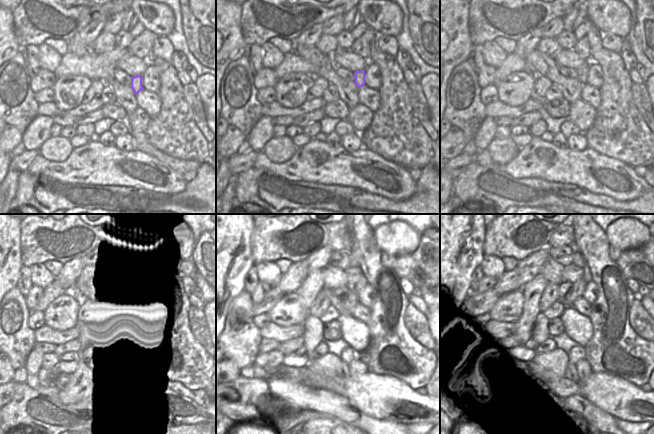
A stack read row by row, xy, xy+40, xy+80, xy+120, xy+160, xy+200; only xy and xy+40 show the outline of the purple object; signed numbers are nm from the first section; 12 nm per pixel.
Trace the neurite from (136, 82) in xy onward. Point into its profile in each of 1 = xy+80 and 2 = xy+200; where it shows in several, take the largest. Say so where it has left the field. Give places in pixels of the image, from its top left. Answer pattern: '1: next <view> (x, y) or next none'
1: next xy+80 (583, 71)
2: next xy+200 (579, 255)

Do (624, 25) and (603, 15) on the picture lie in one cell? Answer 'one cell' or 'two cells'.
one cell

